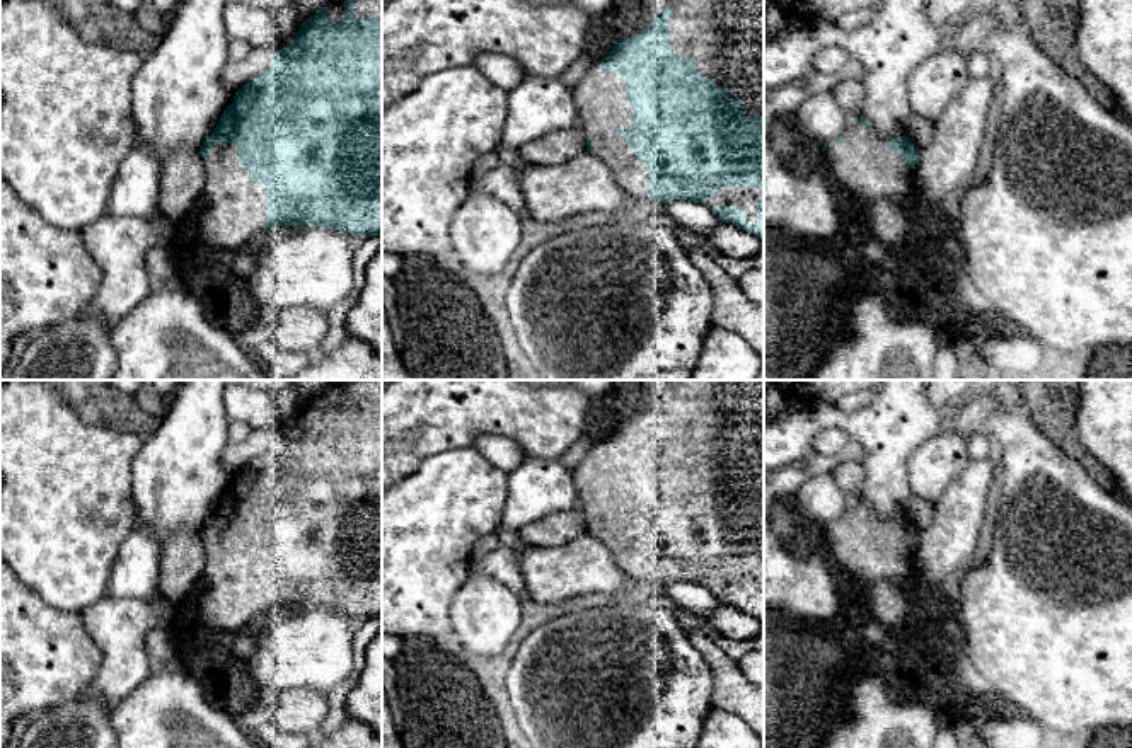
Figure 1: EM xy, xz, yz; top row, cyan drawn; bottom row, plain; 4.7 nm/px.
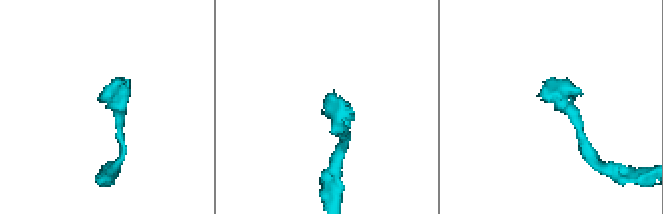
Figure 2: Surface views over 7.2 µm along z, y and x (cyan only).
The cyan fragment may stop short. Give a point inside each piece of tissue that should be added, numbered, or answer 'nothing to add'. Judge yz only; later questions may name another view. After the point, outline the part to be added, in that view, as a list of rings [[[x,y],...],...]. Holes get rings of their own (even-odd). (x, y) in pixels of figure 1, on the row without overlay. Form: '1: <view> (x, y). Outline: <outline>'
1: yz (878, 563). Outline: [[[851,503],[844,513],[844,523],[830,523],[823,533],[832,545],[834,561],[864,596],[868,612],[892,634],[904,634],[914,624],[917,603],[921,601],[919,573],[915,567],[919,545],[907,549],[905,540],[897,532],[888,532],[892,523],[868,511],[861,503]]]

